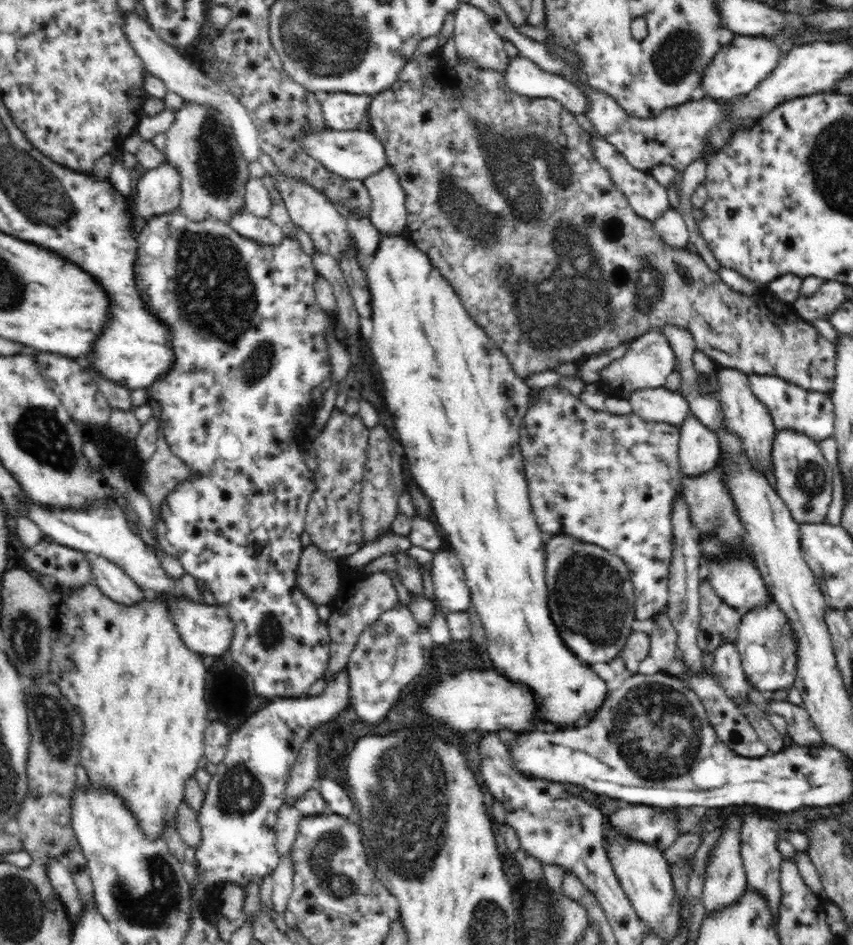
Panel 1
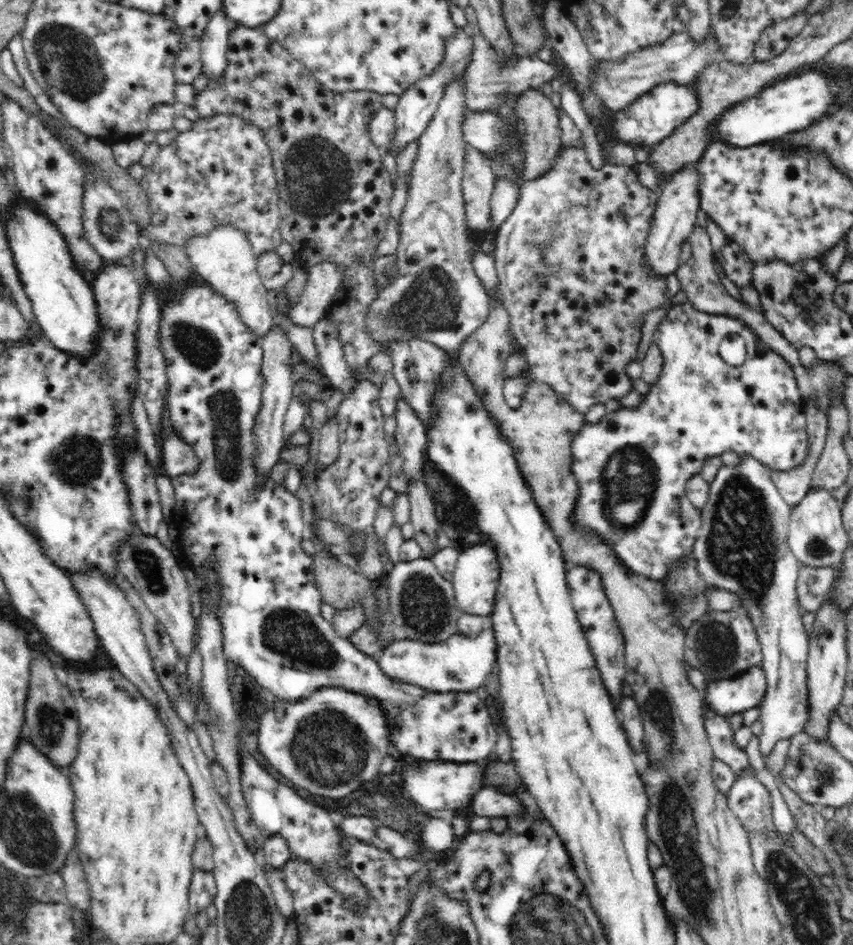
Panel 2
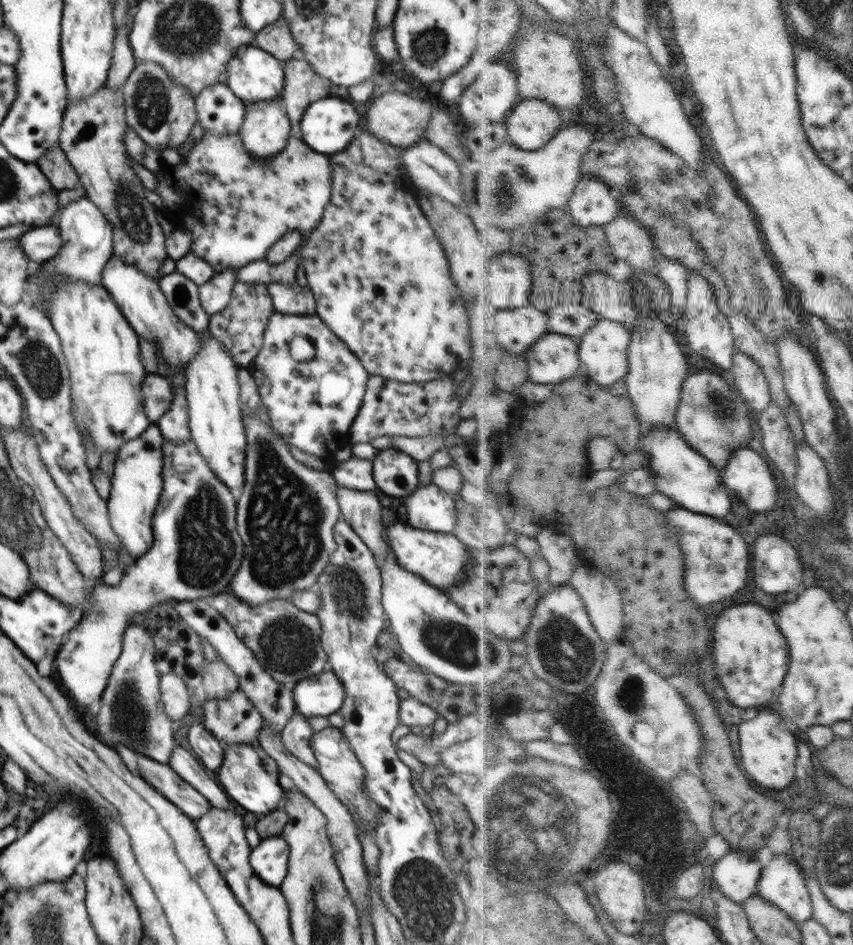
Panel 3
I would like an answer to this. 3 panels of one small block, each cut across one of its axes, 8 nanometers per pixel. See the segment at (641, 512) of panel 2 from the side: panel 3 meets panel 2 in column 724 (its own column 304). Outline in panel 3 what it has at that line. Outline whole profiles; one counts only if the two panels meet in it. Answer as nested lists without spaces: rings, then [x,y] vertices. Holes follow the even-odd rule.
[[[274,310],[265,328],[260,352],[247,369],[259,387],[261,402],[266,407],[271,426],[288,444],[310,456],[323,459],[334,458],[338,450],[350,443],[350,427],[360,412],[369,374],[360,359],[317,314],[286,315]],[[295,336],[306,337],[316,347],[316,354],[308,362],[298,362],[291,358],[289,346]]]

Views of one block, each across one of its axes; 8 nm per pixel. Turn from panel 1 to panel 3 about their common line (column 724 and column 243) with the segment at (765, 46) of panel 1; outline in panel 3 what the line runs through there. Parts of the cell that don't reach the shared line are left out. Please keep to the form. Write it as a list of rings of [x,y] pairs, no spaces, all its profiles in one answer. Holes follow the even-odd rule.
[[[246,46],[226,65],[225,83],[245,103],[265,103],[281,100],[285,87],[283,62],[257,46]]]

